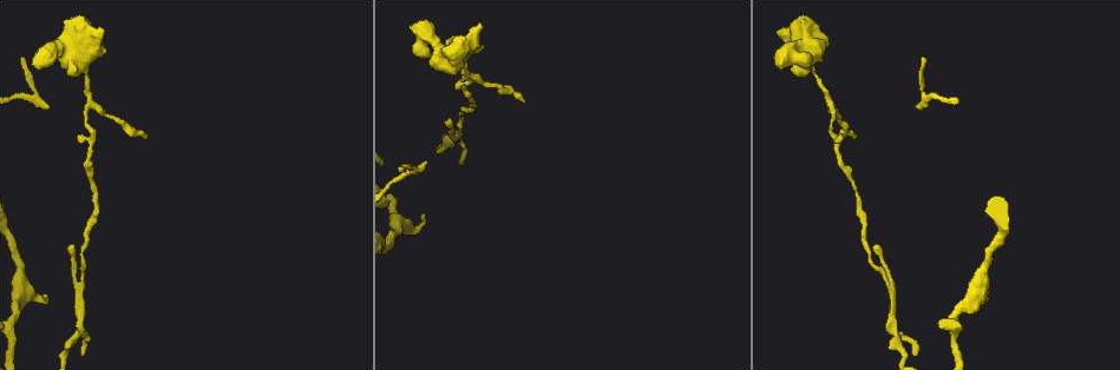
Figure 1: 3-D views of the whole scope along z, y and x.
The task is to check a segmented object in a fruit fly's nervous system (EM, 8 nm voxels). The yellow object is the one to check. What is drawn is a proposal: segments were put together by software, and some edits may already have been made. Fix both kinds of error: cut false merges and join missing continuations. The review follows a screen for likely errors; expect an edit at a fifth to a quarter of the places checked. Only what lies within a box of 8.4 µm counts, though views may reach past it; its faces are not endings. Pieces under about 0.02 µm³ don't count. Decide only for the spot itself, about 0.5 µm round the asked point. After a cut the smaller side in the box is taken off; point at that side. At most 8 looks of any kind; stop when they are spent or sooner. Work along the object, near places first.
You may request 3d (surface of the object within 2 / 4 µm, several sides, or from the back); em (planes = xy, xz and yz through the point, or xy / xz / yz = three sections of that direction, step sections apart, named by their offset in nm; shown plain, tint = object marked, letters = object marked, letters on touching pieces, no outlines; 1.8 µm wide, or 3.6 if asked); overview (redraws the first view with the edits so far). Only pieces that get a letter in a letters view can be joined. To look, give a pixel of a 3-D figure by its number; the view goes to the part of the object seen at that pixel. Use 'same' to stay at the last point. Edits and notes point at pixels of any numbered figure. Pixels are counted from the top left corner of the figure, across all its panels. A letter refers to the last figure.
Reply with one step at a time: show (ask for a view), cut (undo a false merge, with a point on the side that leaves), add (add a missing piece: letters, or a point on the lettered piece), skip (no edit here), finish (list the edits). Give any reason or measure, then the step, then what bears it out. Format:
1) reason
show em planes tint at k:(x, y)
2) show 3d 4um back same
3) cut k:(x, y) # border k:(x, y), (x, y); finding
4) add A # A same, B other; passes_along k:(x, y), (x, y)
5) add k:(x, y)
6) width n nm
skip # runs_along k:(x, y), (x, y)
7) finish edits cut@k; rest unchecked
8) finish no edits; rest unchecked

an open end
show em yz step 16 tint at 1:(482, 45)

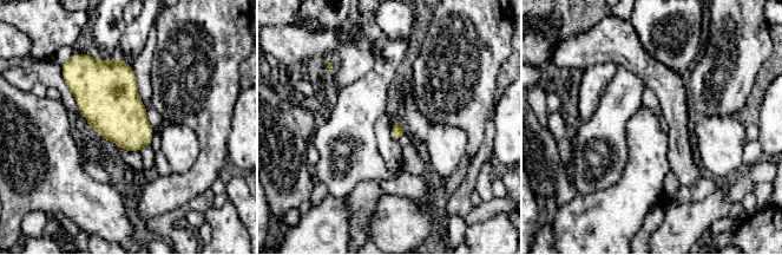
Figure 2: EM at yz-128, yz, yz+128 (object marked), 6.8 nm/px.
show em xy step 16 letters same

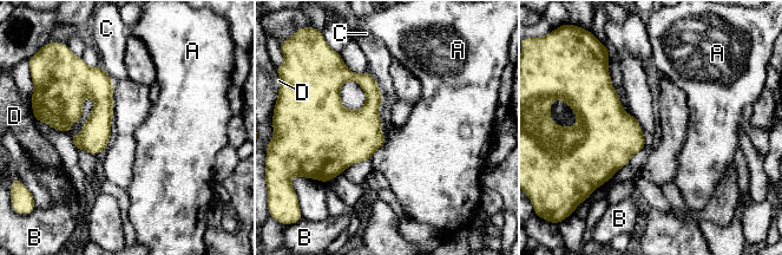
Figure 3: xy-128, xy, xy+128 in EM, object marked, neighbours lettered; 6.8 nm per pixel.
skip # A other, B other, C other, D other; runs_along 3:(97, 70), (100, 122), (94, 151); none of them fits

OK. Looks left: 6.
branch stops here
show em xy step 8 letters at 1:(779, 62)

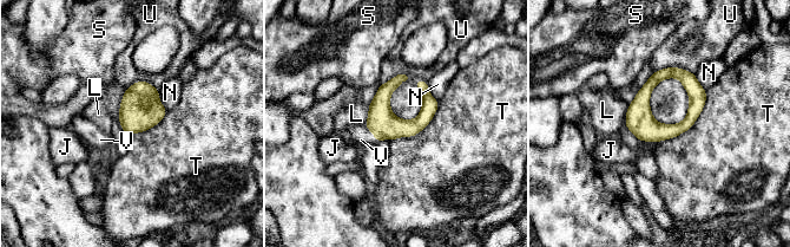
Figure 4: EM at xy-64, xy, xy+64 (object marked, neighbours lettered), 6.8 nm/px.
add V # J other, L other, N other, S other, T other, U other, V same; it goes on there

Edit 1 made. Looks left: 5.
show 3d 4um at 1:(46, 295)

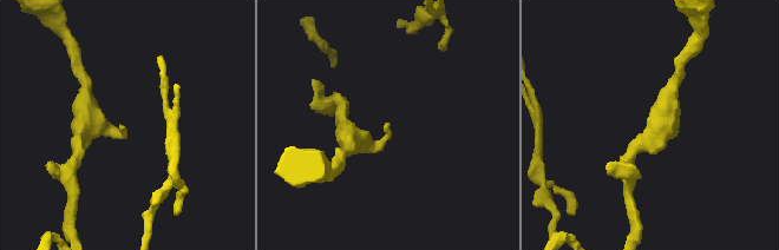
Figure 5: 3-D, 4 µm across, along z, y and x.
shape alone is not enough
show em planes letters at 5:(126, 129)

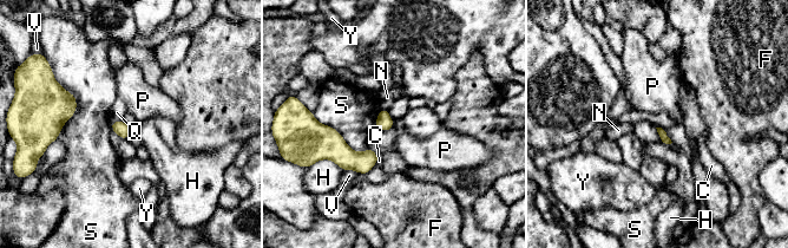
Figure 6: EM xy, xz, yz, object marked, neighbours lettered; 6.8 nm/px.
longest_contact S 460 nm
skip # C other, F other, H other, N other, P other, Q other, S other, V other, Y other; none of them fits

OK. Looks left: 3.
finish edits add@4; rest unchecked

